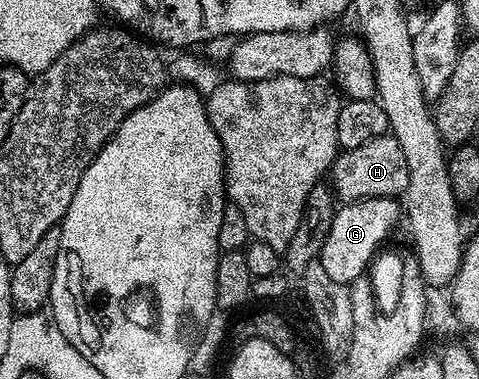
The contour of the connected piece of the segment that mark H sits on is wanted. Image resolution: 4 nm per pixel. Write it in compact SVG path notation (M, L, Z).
M392 133L375 137L359 149L341 151L333 160L331 186L334 196L342 204L354 203L360 199L391 199L399 197L407 189L407 161L403 149Z

